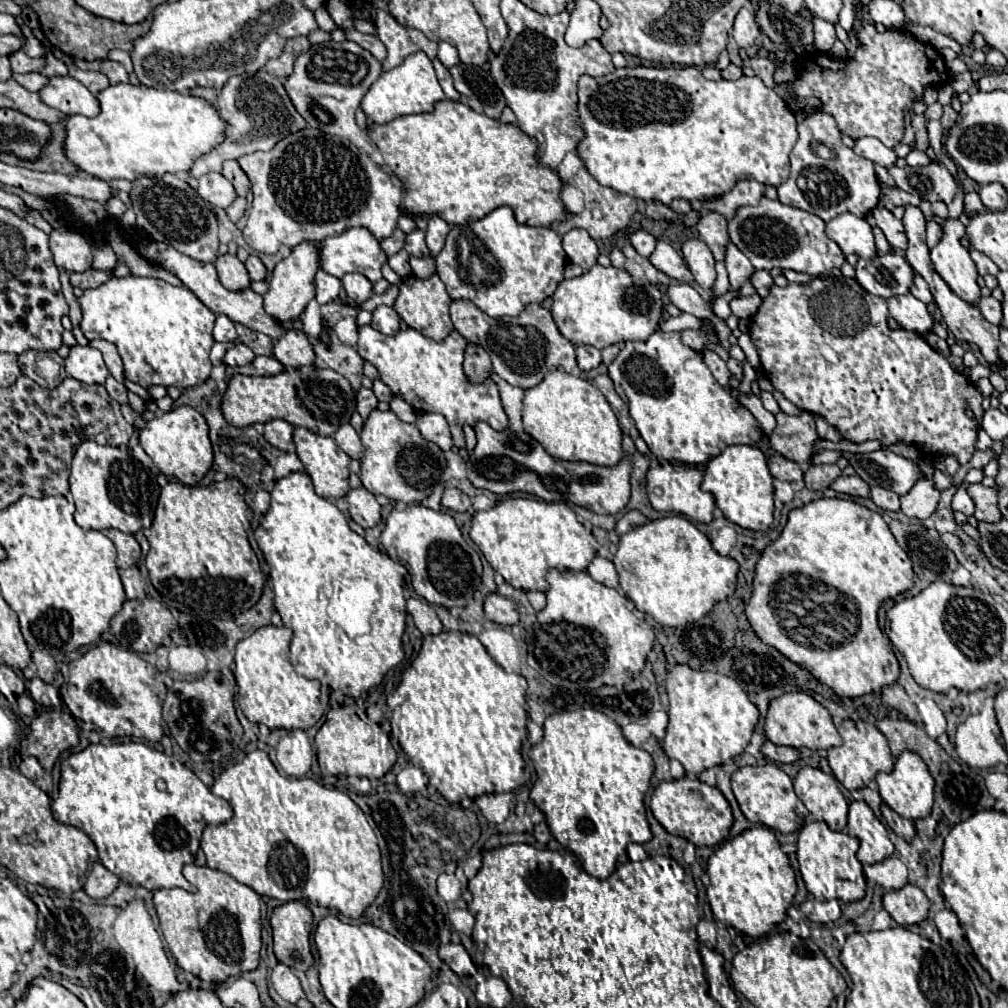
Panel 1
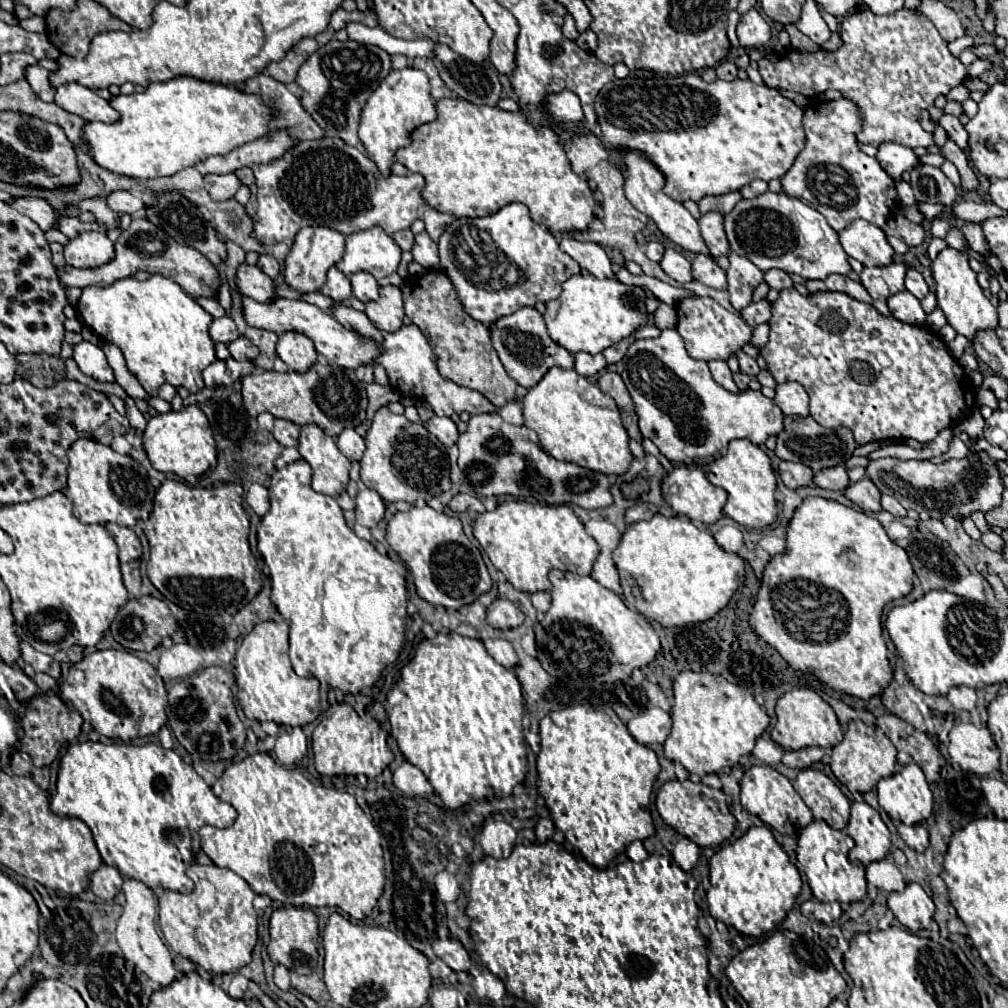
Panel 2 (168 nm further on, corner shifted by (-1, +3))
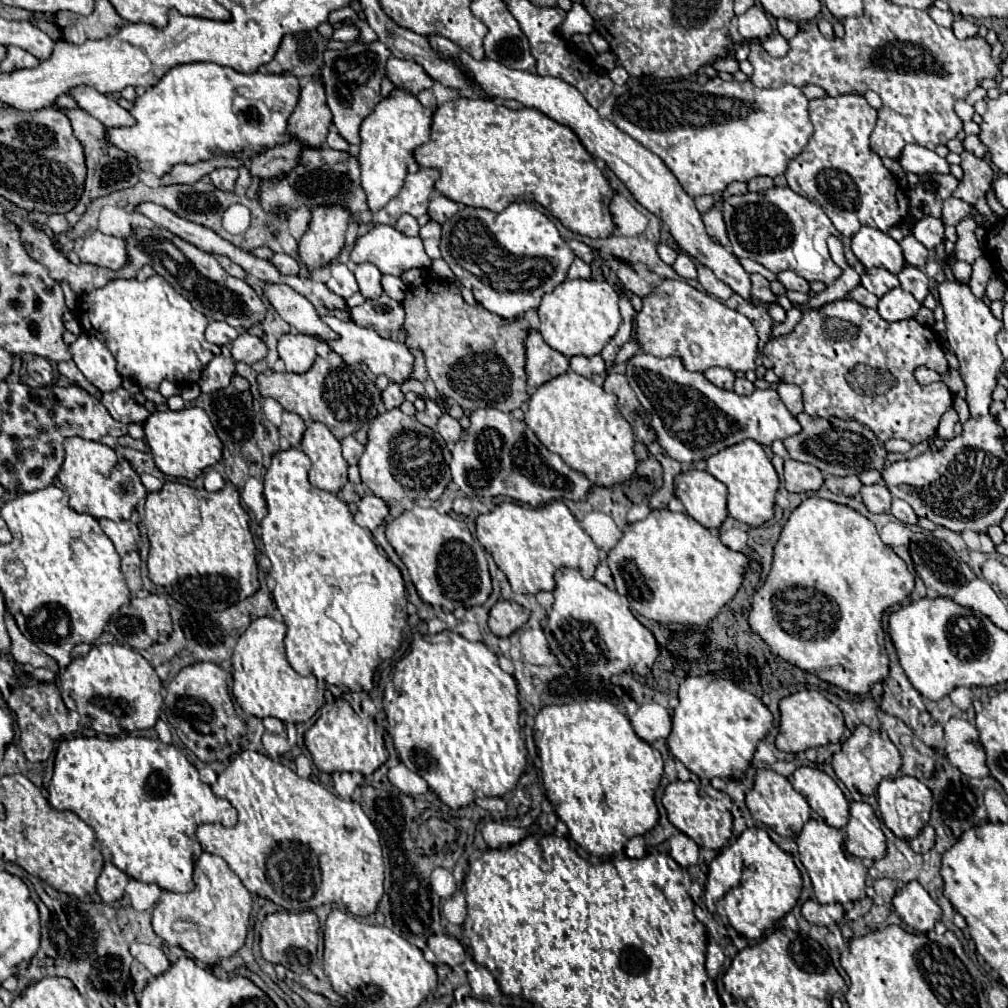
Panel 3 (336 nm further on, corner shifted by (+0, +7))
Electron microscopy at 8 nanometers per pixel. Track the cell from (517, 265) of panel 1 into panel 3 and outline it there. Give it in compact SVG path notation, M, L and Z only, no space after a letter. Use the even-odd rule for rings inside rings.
M524 201L510 203L500 213L492 213L488 209L476 209L476 207L460 209L454 217L450 217L442 225L440 251L442 251L442 259L448 263L456 279L466 289L472 291L474 299L500 317L516 317L516 315L524 315L530 309L536 309L540 305L542 295L552 293L554 287L558 287L566 279L568 267L574 261L574 253L570 253L570 247L560 237L556 225L540 209Z

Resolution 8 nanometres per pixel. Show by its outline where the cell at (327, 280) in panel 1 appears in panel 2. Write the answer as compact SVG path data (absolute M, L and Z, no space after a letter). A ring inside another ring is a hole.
M331 267L327 271L327 281L321 287L321 293L335 299L335 301L343 301L347 297L351 297L351 283L349 277L343 275L337 267Z

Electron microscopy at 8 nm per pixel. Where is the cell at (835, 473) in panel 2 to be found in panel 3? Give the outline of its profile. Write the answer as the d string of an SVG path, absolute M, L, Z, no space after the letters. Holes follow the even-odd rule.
M850 475L850 477L826 477L826 487L832 491L832 493L842 493L846 497L854 497L860 493L860 479Z

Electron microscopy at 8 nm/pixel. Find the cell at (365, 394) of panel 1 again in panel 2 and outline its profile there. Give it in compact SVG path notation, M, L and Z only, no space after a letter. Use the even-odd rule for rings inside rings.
M369 383L365 389L367 389L367 397L369 397L369 407L367 407L369 421L373 419L373 415L379 407L385 407L389 401L399 401L399 393L393 391L389 385L383 387L379 383Z

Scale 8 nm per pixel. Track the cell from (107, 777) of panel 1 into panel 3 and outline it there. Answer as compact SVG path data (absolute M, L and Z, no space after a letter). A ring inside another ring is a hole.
M120 735L117 737L110 737L110 739L98 737L76 737L76 739L64 739L58 743L58 749L56 749L56 761L54 761L54 775L52 775L52 783L48 787L48 801L54 809L60 809L60 811L74 811L82 821L86 821L94 833L96 833L96 839L98 839L98 847L100 847L100 853L104 857L106 863L112 863L116 865L120 871L124 871L126 875L130 875L132 879L136 881L142 881L142 883L154 883L158 885L160 889L164 891L174 891L174 893L188 893L194 889L194 879L192 879L192 871L194 871L194 859L198 857L198 841L196 841L196 827L198 825L204 825L204 823L222 823L224 827L234 827L236 825L236 819L238 819L238 811L226 801L226 799L220 799L212 793L210 785L202 783L200 777L198 777L198 771L196 767L186 759L186 755L182 755L178 749L174 749L172 745L164 745L162 741L158 739L150 739L146 737L135 737L132 735Z

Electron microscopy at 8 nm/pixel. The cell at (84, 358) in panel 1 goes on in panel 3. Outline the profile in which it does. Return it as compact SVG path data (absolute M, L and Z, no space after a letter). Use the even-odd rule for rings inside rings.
M82 333L70 345L70 351L82 375L102 393L110 393L120 387L122 377L116 371L116 361L112 353L106 349L106 345L102 345L102 341L98 341L92 335Z

